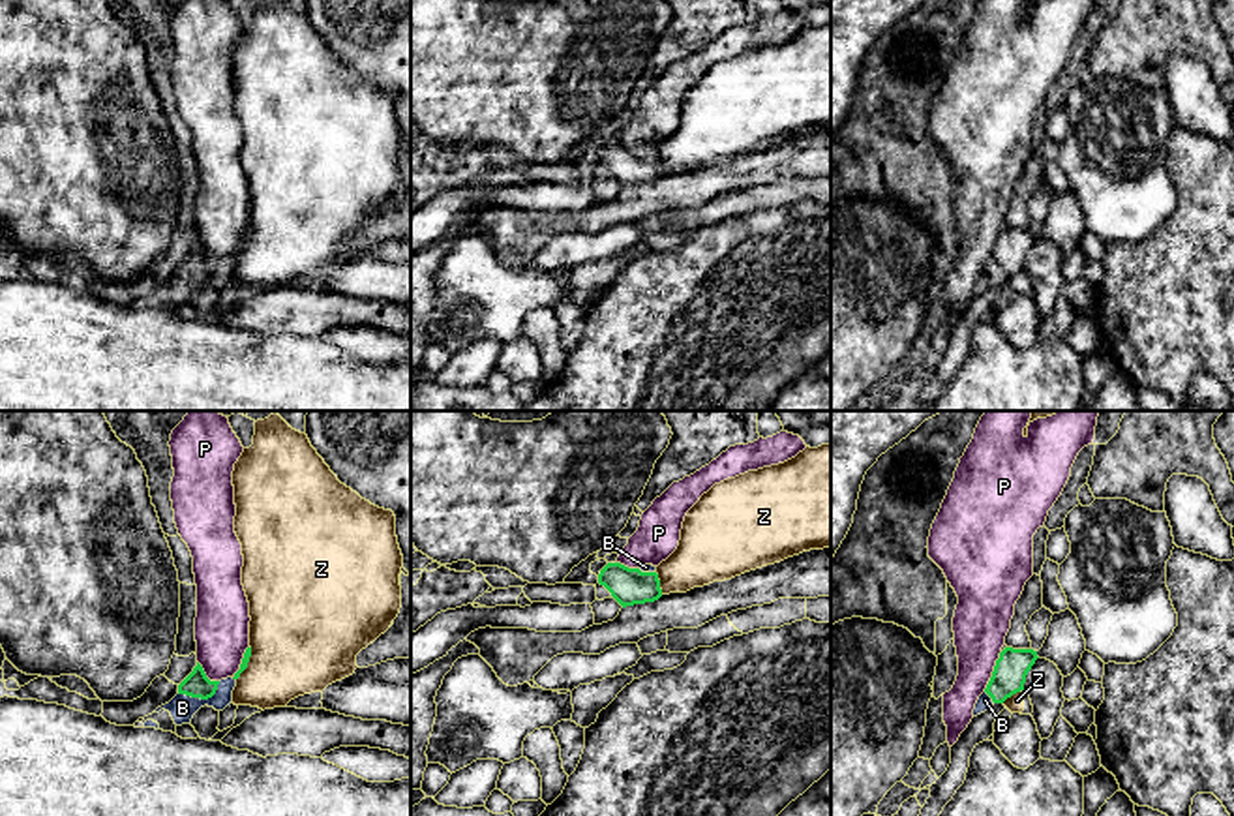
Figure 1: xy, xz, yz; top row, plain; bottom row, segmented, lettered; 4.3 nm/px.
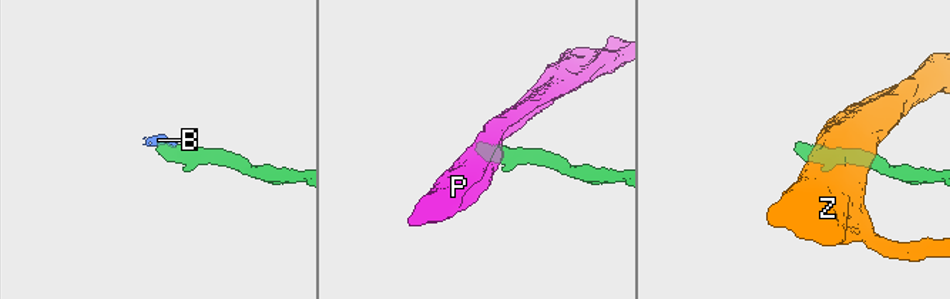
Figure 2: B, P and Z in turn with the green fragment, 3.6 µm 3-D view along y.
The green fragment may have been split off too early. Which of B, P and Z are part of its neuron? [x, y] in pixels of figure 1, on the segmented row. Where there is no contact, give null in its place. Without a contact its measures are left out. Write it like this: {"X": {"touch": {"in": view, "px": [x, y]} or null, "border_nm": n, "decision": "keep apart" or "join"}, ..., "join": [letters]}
{"B": {"touch": {"in": "xy", "px": [201, 698]}, "border_nm": 190, "decision": "join"}, "P": {"touch": {"in": "yz", "px": [993, 672]}, "border_nm": 190, "decision": "keep apart"}, "Z": {"touch": {"in": "xz", "px": [659, 584]}, "border_nm": 100, "decision": "keep apart"}, "join": ["B"]}

